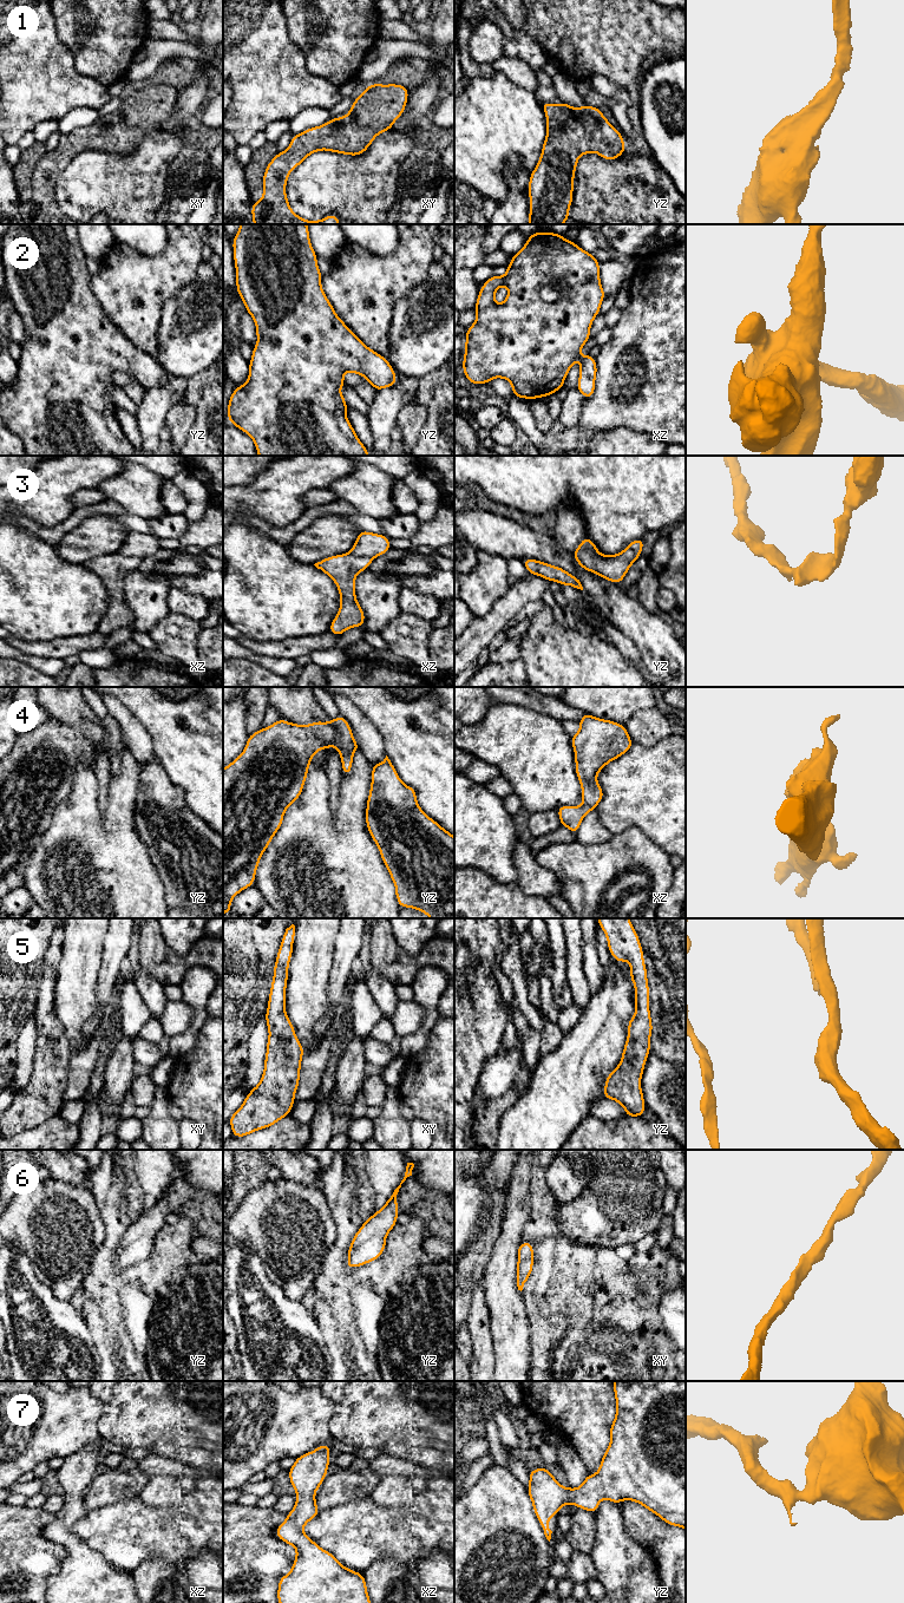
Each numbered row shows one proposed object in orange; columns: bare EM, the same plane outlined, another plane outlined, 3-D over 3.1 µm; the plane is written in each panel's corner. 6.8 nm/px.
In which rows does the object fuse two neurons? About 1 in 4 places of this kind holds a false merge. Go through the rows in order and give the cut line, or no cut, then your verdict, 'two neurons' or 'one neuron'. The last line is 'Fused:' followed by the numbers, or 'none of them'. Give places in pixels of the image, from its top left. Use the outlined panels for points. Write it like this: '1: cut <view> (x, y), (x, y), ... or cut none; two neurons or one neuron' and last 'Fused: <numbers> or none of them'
1: cut none; one neuron
2: cut none; one neuron
3: cut none; one neuron
4: cut none; one neuron
5: cut none; one neuron
6: cut none; one neuron
7: cut none; one neuron
Fused: none of them

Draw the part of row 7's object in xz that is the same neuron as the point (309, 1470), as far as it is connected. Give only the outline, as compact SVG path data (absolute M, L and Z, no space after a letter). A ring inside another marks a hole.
M321 1445L296 1458L288 1471L289 1481L296 1492L296 1503L287 1519L277 1526L276 1537L296 1549L296 1558L291 1571L279 1581L279 1603L372 1603L363 1575L343 1566L333 1553L320 1548L303 1532L303 1526L320 1512L315 1492L327 1477L330 1450L332 1446Z

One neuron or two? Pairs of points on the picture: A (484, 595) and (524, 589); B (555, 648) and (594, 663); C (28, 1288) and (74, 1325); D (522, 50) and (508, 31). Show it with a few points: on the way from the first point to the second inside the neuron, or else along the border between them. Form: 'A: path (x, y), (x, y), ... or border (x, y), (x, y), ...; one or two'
A: border (510, 586), (487, 613); two
B: path (564, 658), (570, 663), (584, 663); one
C: path (40, 1300), (63, 1322); one
D: path (519, 45), (511, 36); one

